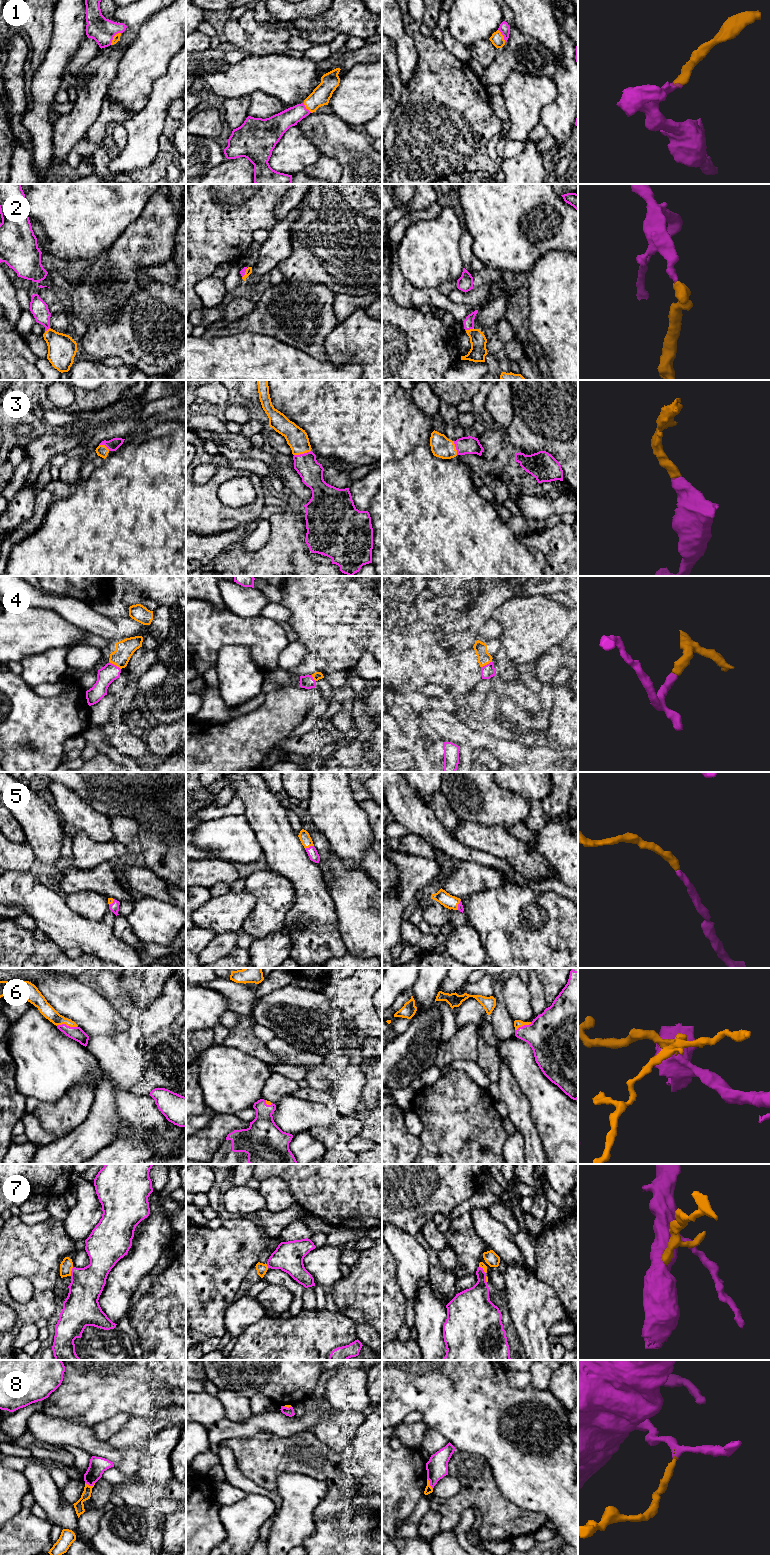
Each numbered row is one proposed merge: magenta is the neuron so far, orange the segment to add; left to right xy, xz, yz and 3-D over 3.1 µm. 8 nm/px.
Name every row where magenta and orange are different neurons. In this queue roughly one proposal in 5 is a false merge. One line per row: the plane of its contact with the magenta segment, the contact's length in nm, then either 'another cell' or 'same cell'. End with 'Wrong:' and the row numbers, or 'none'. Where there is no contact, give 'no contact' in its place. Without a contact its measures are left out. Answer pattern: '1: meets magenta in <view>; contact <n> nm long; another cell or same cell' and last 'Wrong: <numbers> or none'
1: meets magenta in xy; contact 130 nm long; same cell
2: meets magenta in yz; contact 80 nm long; same cell
3: meets magenta in xz; contact 140 nm long; same cell
4: meets magenta in xy; contact 120 nm long; same cell
5: meets magenta in xz; contact 80 nm long; same cell
6: meets magenta in xy; contact 180 nm long; same cell
7: meets magenta in xy; contact 80 nm long; same cell
8: meets magenta in xy; contact 80 nm long; same cell
Wrong: none

